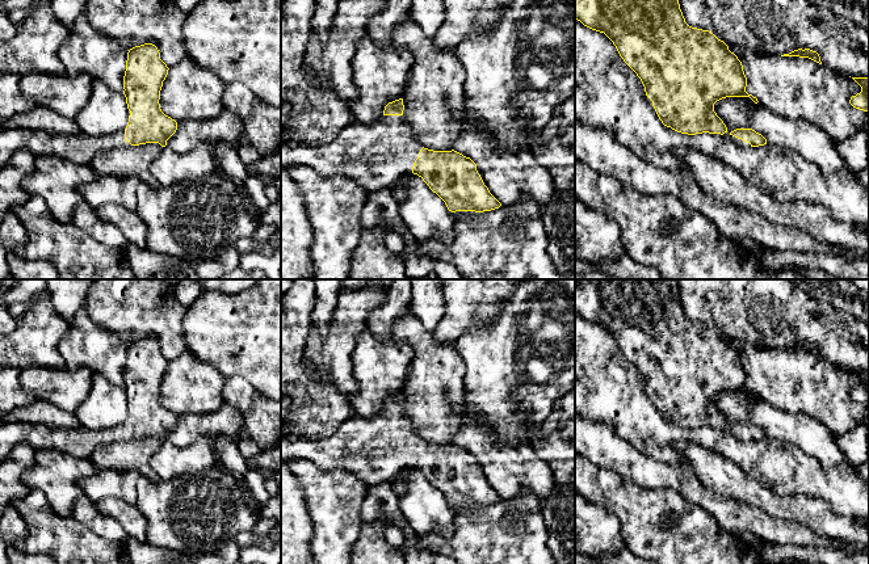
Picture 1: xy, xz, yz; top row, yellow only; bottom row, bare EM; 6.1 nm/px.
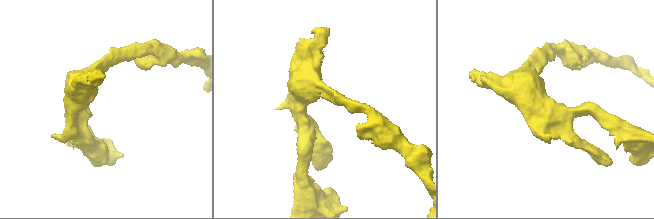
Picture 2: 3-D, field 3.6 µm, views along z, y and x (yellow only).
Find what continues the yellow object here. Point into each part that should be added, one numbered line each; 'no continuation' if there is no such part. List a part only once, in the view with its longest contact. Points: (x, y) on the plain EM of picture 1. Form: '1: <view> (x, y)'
1: xz (374, 449)

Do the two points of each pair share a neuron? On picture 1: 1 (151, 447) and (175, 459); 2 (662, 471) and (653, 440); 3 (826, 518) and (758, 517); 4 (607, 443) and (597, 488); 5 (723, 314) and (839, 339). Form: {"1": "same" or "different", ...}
{"1": "different", "2": "different", "3": "different", "4": "different", "5": "same"}

